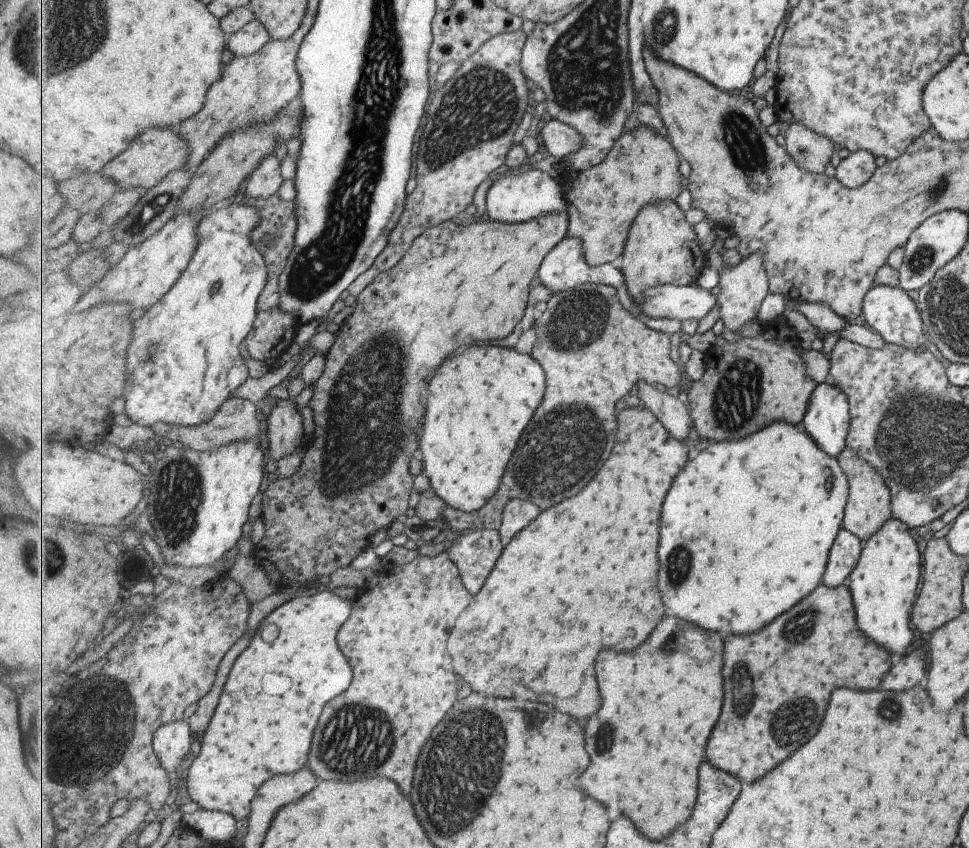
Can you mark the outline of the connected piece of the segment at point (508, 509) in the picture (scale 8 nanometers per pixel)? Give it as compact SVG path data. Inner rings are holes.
M519 498L509 500L503 512L503 524L499 529L504 546L506 547L523 528L527 528L539 514L541 508L535 506L533 502L519 500Z

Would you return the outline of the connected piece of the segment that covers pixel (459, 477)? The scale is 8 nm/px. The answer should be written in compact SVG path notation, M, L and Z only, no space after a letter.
M471 346L467 352L451 356L439 366L439 372L435 374L435 378L431 380L431 386L429 386L431 396L427 402L427 416L425 416L425 424L423 424L421 450L425 456L425 462L423 462L425 470L423 472L431 480L432 488L437 493L440 502L449 504L451 508L457 508L459 511L477 512L482 510L483 506L486 506L489 500L493 499L493 496L497 495L509 462L515 461L515 452L519 452L519 446L523 444L523 436L527 436L527 428L531 428L531 422L535 420L535 412L545 398L545 390L547 390L547 380L545 380L545 372L543 372L541 364L537 360L533 360L529 354L519 354L517 350L509 350L509 348L501 348L501 346Z

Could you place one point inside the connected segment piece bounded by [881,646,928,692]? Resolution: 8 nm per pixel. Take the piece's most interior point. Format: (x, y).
(909, 670)

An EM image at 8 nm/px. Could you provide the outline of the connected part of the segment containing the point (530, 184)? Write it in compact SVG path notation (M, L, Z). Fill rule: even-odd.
M531 169L525 172L499 177L491 184L486 196L486 212L488 218L497 220L497 222L529 222L535 220L543 214L563 214L568 212L568 200L566 194L563 194L561 184L547 172L540 169Z

